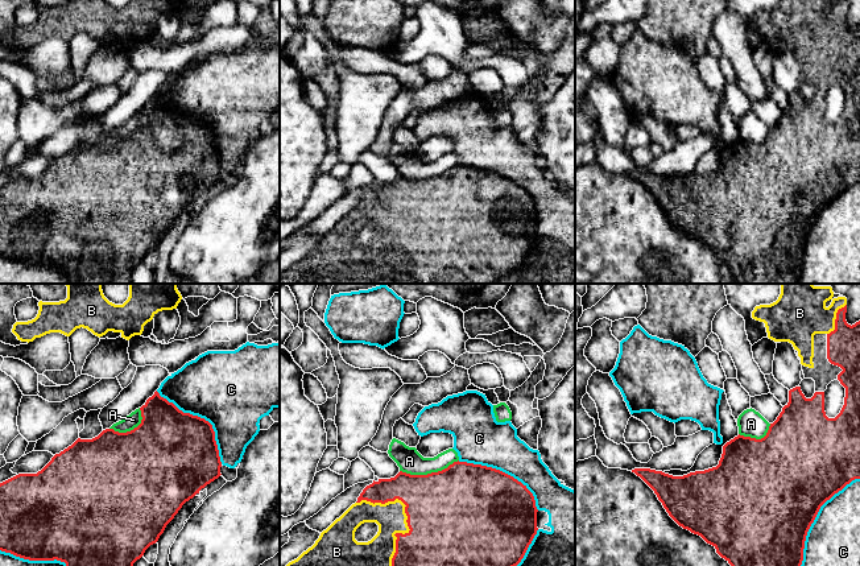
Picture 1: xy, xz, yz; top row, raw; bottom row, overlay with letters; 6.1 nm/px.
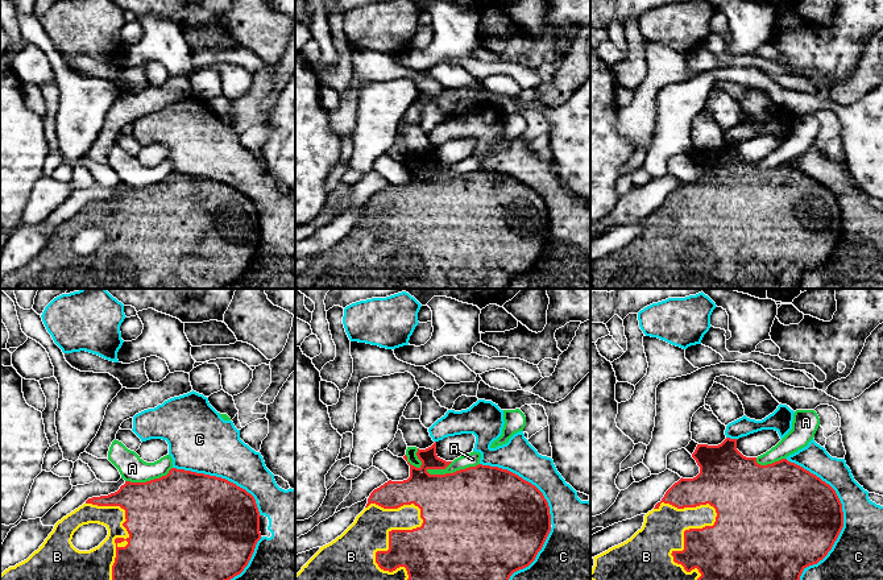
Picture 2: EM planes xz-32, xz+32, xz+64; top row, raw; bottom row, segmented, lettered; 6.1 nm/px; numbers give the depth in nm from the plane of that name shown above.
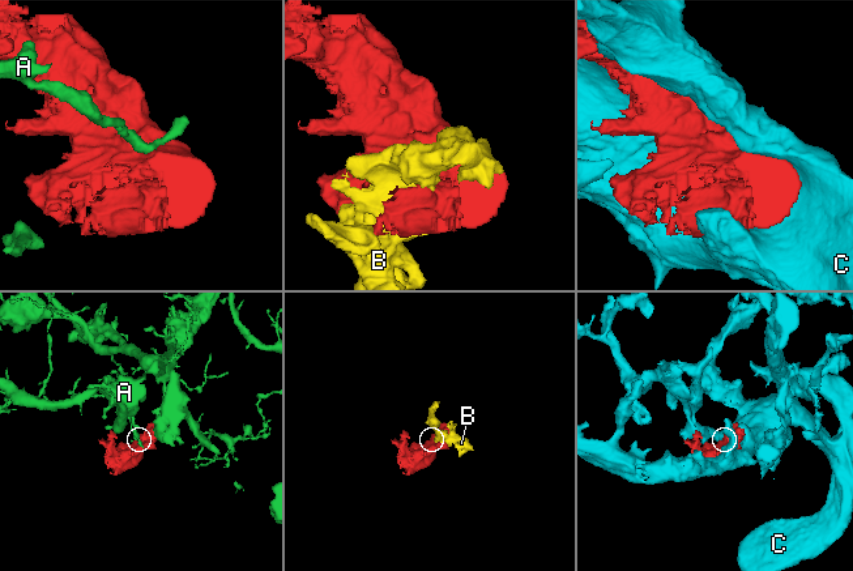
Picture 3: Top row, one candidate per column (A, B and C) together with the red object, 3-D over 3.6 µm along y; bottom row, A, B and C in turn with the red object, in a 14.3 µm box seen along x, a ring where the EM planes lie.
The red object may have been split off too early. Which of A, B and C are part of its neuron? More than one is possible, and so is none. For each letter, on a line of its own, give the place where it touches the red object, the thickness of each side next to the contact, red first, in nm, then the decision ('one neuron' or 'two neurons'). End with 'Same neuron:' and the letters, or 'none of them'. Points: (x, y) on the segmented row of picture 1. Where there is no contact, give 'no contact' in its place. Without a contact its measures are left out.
A: contact xz (429, 474); calibres 480 and 150 nm; two neurons
B: contact xz (408, 519); calibres 500 and 190 nm; one neuron
C: contact yz (815, 516); calibres 500 and 320 nm; two neurons
Same neuron: B

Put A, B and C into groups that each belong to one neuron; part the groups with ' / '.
A / B / C

